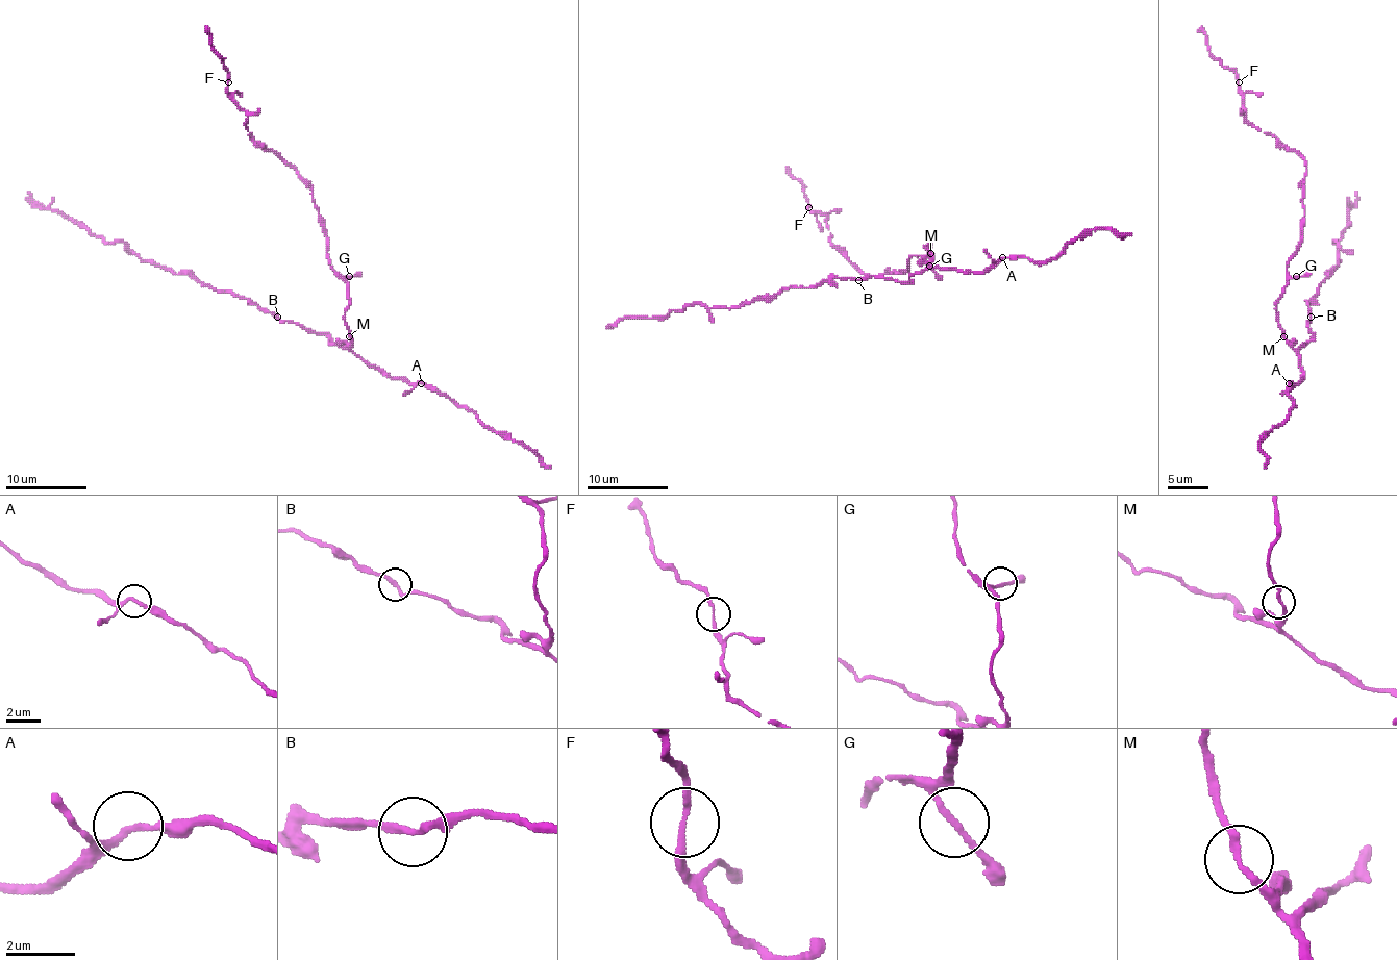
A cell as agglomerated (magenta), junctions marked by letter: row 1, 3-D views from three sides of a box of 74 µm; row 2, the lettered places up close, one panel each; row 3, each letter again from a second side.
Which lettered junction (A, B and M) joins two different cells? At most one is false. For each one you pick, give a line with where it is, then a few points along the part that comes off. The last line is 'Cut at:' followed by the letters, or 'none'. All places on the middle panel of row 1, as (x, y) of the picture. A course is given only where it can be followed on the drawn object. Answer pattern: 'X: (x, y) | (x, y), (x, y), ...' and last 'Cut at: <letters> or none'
Cut at: none

